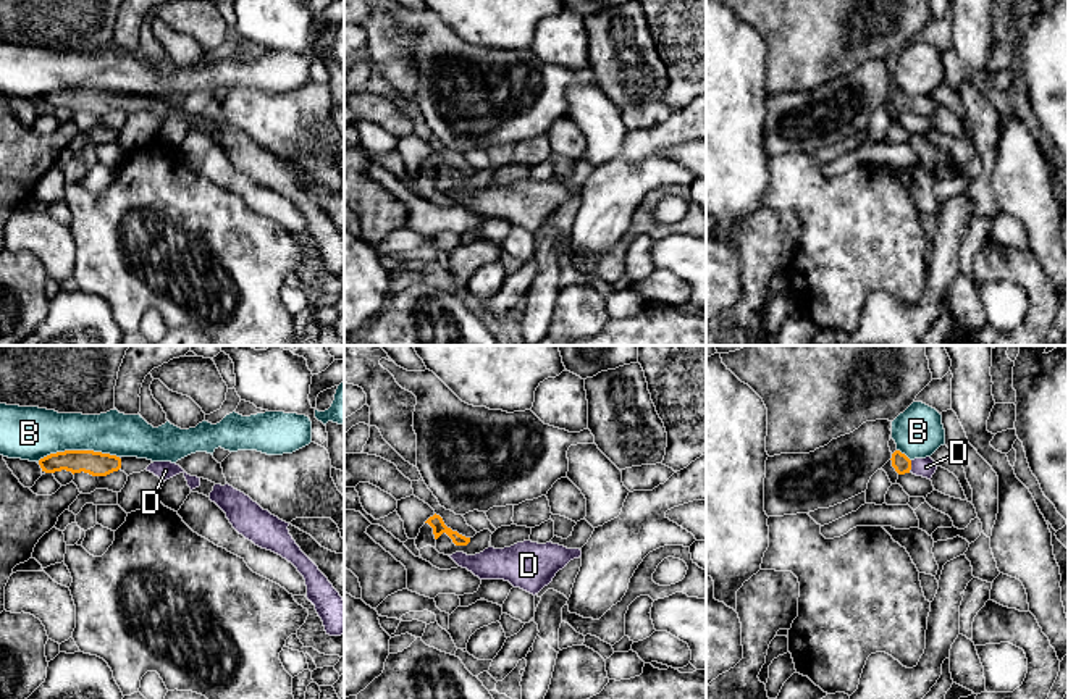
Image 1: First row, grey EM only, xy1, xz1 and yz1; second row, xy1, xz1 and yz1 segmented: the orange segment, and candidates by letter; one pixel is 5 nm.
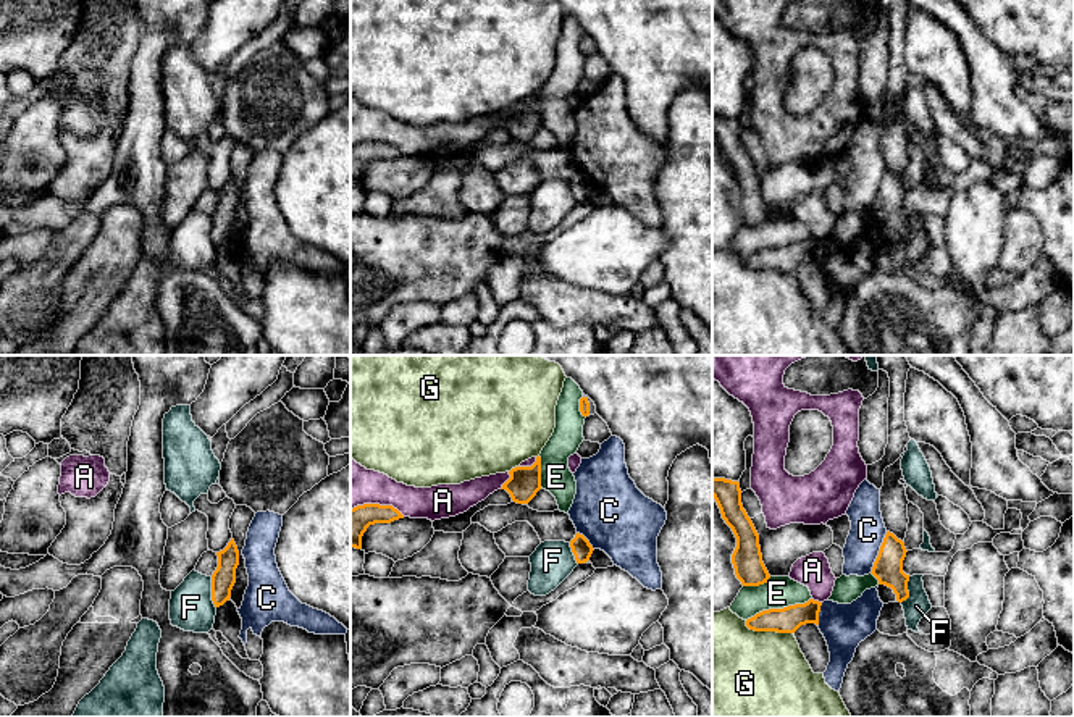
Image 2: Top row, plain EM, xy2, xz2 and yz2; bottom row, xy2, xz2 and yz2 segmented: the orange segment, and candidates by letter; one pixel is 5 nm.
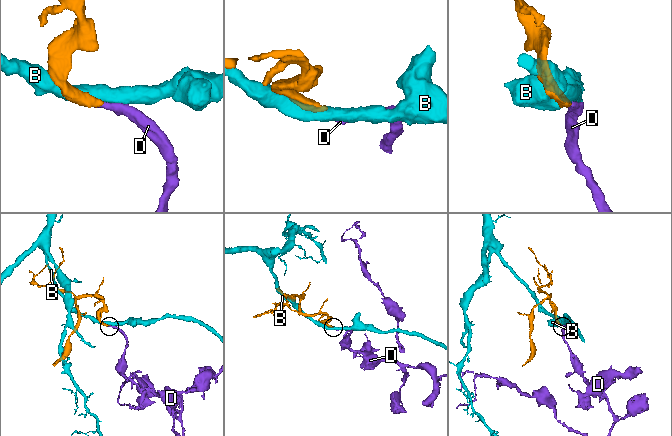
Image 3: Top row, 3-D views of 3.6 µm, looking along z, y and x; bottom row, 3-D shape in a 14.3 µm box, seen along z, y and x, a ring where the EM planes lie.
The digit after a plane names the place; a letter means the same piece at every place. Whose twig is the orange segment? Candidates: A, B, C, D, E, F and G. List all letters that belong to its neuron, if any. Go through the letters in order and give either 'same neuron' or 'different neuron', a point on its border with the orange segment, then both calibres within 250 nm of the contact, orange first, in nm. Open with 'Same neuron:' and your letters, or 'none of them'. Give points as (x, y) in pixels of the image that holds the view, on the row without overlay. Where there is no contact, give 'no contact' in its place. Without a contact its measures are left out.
Same neuron: D
A: different neuron; meets orange in xz2 at (378, 142); 160 nm thick on the orange side, 220 nm on the other
B: different neuron; meets orange in xy1 at (78, 89); 120 nm thick on the orange side, 260 nm on the other
C: different neuron; meets orange in yz2 at (879, 191); 150 nm thick on the orange side, 180 nm on the other
D: same neuron; meets orange in yz1 at (910, 104); 90 nm thick on the orange side, 100 nm on the other
E: different neuron; meets orange in yz2 at (779, 247); 130 nm thick on the orange side, 160 nm on the other
F: different neuron; meets orange in xy2 at (212, 231); 120 nm thick on the orange side, 220 nm on the other
G: different neuron; meets orange in yz2 at (767, 268); 130 nm thick on the orange side, 480 nm on the other

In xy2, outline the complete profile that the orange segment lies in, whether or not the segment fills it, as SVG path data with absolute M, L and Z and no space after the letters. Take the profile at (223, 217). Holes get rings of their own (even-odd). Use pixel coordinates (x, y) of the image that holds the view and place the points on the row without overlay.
M231 176L228 184L216 191L218 205L212 213L212 239L215 245L223 244L231 236L231 228L236 221L236 207L239 203L239 189Z

